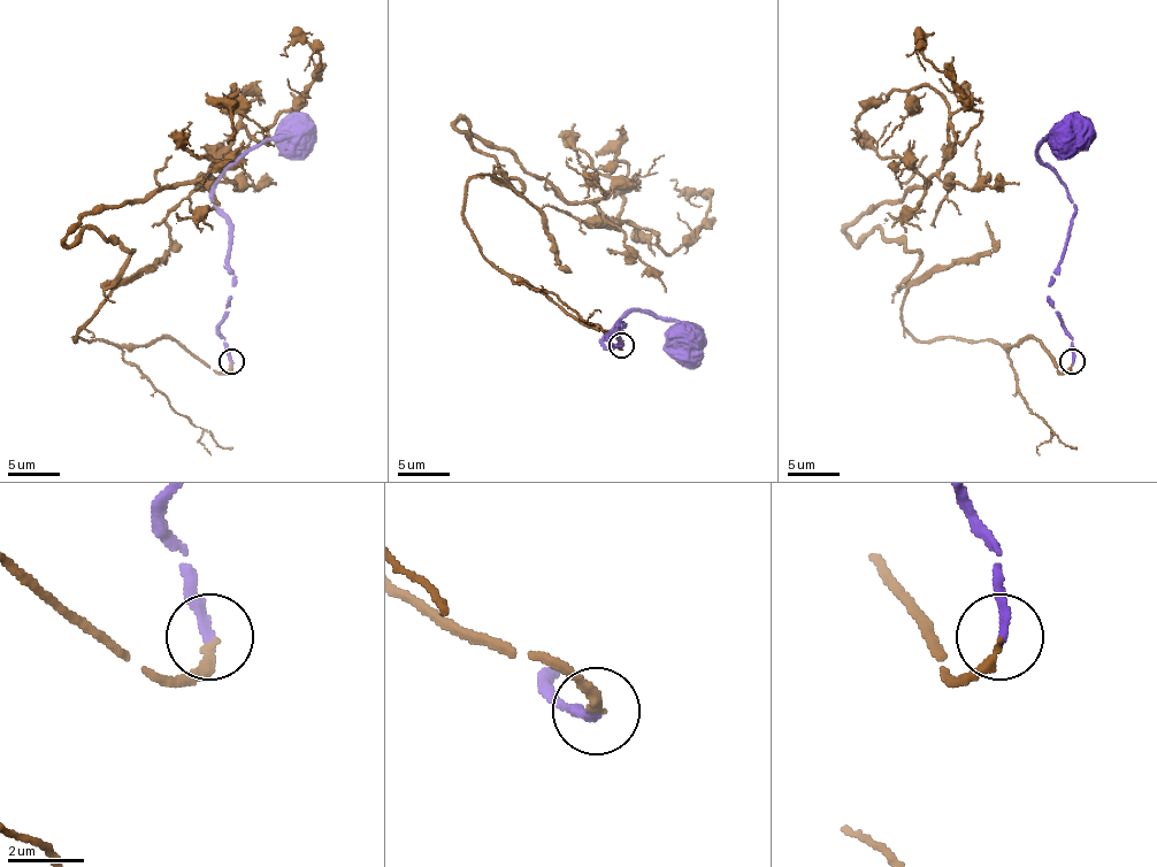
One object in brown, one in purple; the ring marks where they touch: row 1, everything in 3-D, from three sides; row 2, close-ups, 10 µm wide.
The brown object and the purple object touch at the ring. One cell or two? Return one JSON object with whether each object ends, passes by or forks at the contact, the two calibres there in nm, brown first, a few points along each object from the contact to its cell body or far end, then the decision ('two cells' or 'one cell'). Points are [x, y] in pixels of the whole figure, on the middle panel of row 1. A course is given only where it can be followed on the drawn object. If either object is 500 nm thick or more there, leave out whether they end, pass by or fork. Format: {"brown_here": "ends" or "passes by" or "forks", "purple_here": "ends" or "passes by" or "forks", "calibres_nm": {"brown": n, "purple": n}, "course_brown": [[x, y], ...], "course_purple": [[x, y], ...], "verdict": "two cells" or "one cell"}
{"brown_here": "ends", "purple_here": "ends", "calibres_nm": {"brown": 200, "purple": 240}, "course_brown": [[620, 345], [482, 253], [464, 191], [474, 176], [523, 186], [454, 124], [666, 253], [710, 204], [669, 181]], "course_purple": [[620, 345], [610, 337], [623, 322], [613, 347], [603, 339], [630, 312], [666, 319], [674, 337], [687, 339]], "verdict": "one cell"}

